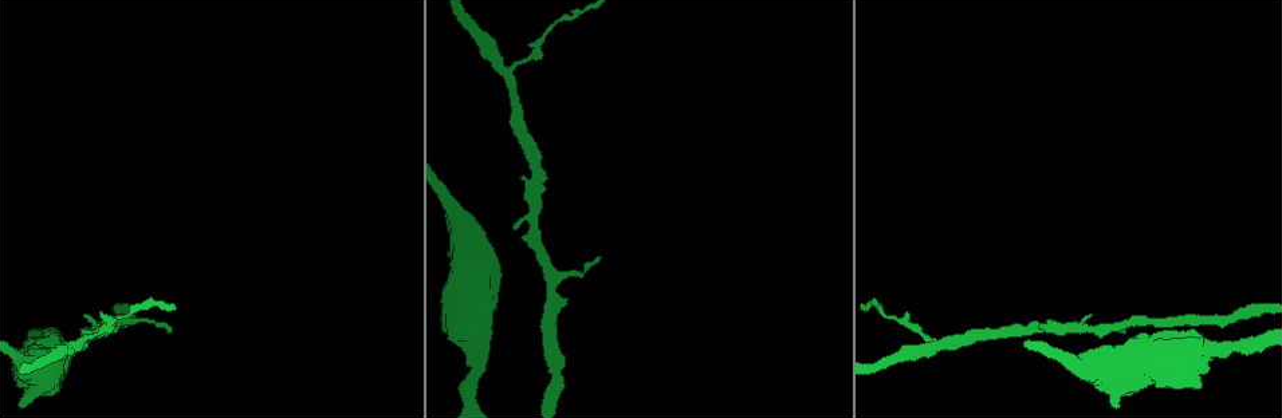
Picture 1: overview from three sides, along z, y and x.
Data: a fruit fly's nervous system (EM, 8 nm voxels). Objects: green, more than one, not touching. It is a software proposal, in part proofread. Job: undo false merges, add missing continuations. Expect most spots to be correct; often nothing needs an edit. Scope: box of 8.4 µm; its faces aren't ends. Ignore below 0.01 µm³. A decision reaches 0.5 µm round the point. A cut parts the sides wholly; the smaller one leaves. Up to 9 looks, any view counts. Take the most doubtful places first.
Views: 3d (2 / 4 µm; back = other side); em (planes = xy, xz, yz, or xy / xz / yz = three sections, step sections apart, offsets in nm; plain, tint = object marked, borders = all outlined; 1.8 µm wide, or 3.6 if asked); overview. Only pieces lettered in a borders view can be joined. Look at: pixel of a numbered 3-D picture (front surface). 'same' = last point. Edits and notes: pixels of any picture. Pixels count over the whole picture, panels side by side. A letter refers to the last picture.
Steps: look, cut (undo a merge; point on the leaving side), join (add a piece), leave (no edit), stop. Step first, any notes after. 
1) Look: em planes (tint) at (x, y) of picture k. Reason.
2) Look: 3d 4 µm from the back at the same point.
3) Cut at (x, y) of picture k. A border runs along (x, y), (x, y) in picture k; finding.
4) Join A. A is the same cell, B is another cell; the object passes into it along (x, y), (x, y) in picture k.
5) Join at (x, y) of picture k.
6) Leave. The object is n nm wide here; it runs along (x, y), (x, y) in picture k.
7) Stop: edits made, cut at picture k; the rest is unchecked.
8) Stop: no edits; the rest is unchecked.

Look: em xz step 8 (borders) at (1092, 315) of picture 1.

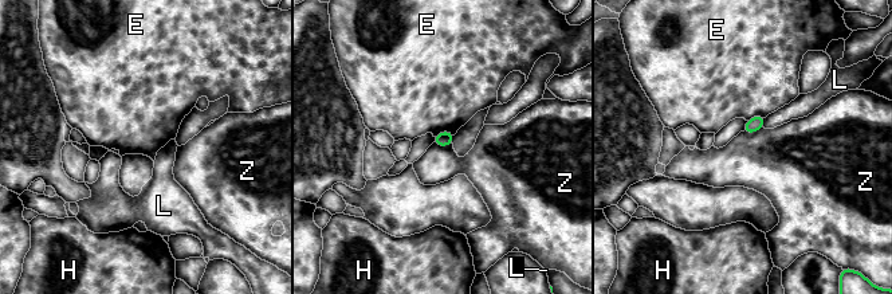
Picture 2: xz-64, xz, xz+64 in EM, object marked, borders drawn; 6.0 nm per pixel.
Look: em planes (borders) at the same point.

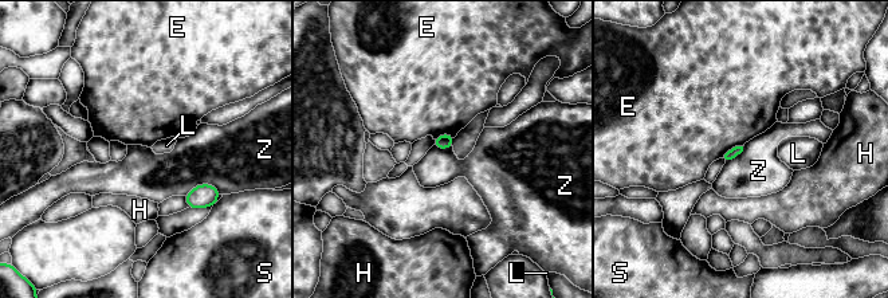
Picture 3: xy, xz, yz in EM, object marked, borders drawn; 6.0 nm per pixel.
Leave. E, H, L, S and Z are other cells; a border runs along (222, 193), (197, 184), (185, 196) in picture 3; none of them fits.

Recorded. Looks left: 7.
Look: em xz step 4 (borders) at (937, 347) of picture 1. Side arm on a straight run.

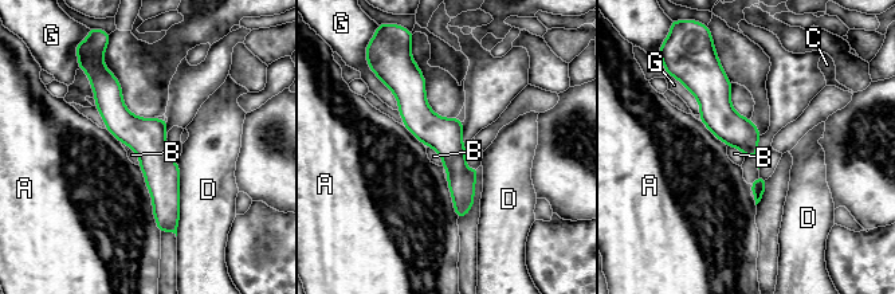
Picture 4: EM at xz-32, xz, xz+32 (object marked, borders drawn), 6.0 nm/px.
Leave. A, B, C, D and G are other cells; a border runs along (428, 145), (440, 156), (443, 165) in picture 4; all the same neuron.

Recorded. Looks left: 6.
Look: 3d 4 µm at (167, 330) of picture 1.

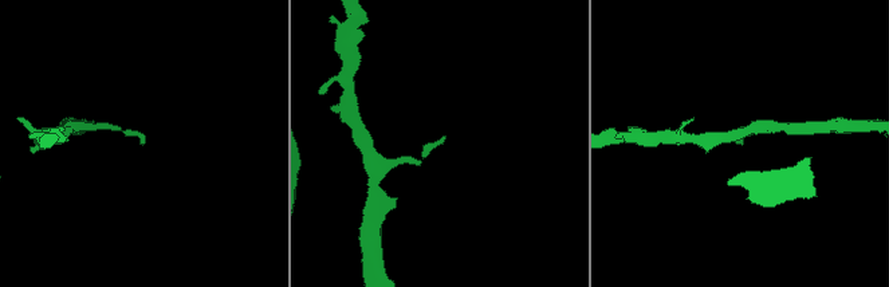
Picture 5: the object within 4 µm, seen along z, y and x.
Look: em 3.6 µm planes (borders) at (442, 138) of picture 5. Need the tissue.

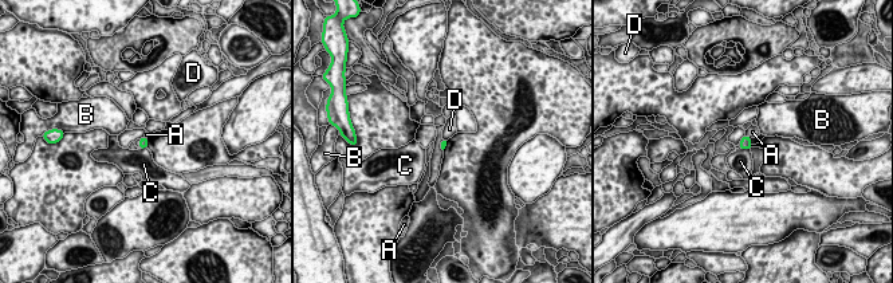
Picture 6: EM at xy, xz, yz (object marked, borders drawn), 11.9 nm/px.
Leave. The object is 70 nm wide here; A, B, C and D are other cells; a border runs along (744, 134), (739, 142) in picture 6; none of them fits.

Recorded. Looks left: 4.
Look: 3d 4 µm from the back at (1205, 351) of picture 1. Calibre changes.

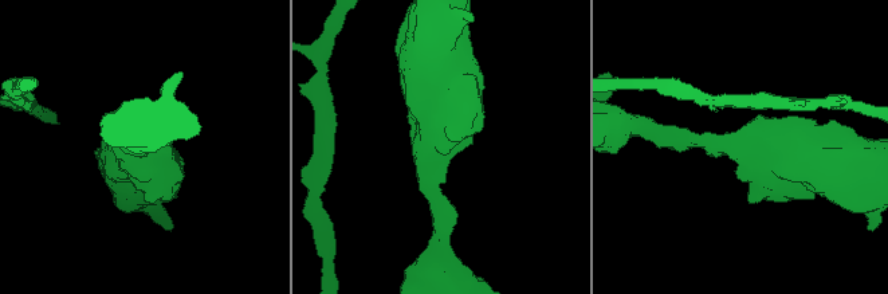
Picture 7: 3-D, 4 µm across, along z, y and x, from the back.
Look: em 3.6 µm xy step 4 (tint) at (426, 149) of picture 7.

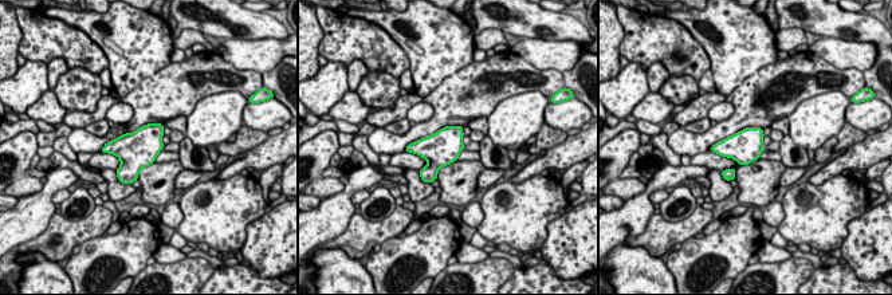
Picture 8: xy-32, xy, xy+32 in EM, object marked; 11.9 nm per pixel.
Look: em 3.6 µm xz step 4 (borders) at the same point.

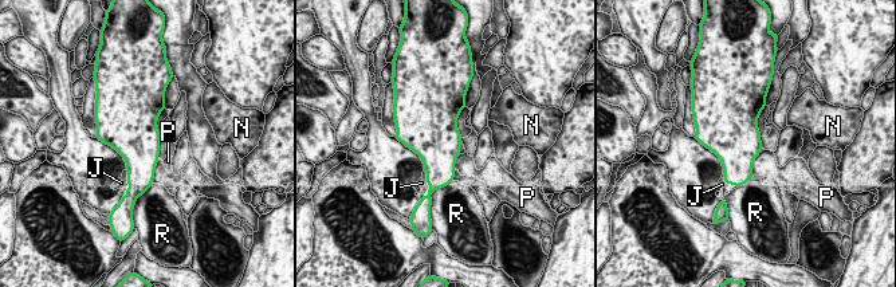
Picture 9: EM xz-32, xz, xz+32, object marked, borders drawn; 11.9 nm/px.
Leave. J, N, P and R are other cells; a border runs along (762, 149), (753, 162), (751, 176) in picture 9; one neuron here.

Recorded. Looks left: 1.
Stop: no edits; the rest is unchecked.

